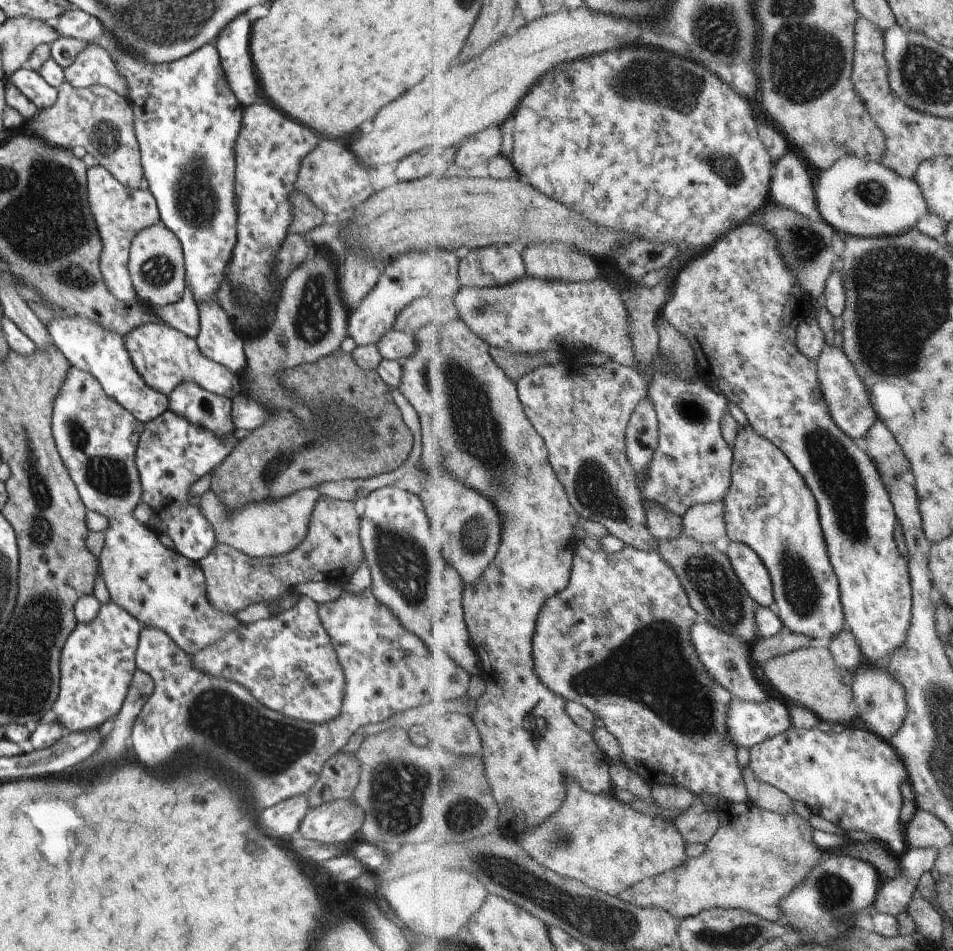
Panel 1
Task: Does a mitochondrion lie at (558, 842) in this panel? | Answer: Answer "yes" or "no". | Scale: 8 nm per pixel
yes

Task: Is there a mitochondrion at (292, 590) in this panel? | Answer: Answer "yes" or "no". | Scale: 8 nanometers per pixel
no

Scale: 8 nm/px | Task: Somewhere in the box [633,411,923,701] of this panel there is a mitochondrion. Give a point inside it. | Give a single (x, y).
(838, 475)

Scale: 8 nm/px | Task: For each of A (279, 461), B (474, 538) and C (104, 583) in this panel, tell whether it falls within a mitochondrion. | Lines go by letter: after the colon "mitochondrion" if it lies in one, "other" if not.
A: mitochondrion
B: mitochondrion
C: other

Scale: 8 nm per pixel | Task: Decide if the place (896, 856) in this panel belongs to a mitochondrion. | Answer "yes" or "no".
no

